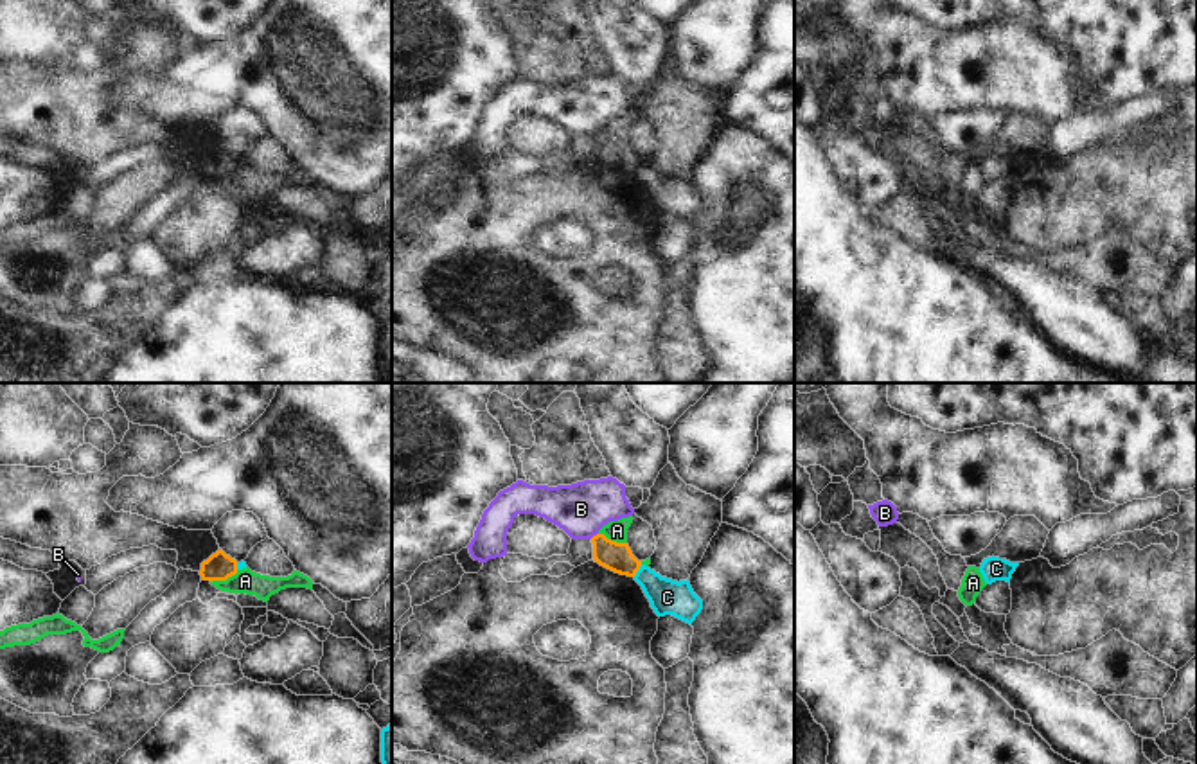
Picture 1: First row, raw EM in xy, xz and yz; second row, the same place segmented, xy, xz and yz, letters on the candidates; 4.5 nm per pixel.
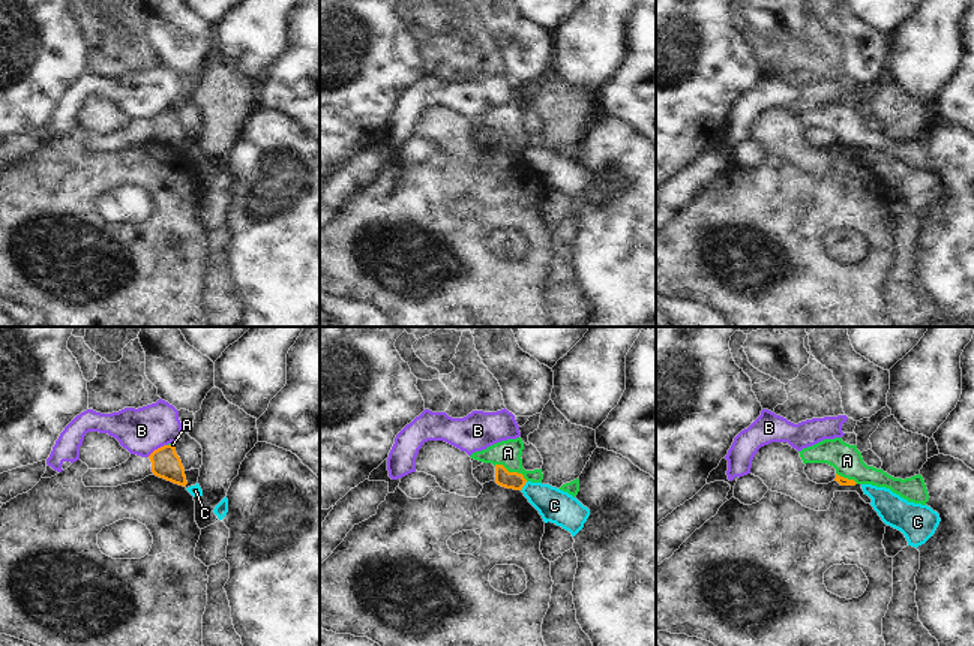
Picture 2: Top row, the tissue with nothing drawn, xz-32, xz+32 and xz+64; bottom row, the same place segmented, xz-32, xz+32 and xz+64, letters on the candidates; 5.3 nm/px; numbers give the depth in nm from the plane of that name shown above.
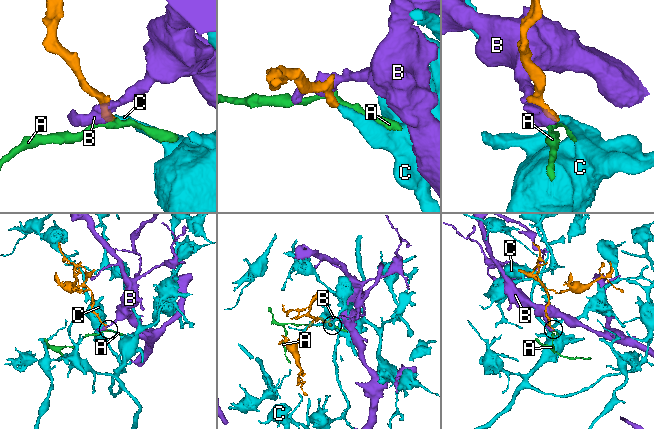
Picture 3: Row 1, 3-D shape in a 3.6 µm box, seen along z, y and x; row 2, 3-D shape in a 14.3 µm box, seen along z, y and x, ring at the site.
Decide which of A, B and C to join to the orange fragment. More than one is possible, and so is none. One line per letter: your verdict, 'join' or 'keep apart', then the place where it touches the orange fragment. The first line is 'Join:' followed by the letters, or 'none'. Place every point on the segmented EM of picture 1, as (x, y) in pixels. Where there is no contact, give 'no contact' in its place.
Join: none
A: keep apart; meets orange in xy at (223, 579)
B: keep apart; meets orange in xz at (594, 536)
C: keep apart; meets orange in xz at (638, 568)

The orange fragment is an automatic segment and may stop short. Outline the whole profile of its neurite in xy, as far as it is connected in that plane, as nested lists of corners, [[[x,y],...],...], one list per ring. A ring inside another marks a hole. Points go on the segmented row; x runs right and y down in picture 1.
[[[223,550],[212,554],[201,563],[200,575],[203,581],[226,581],[237,573],[237,561],[226,555]]]

